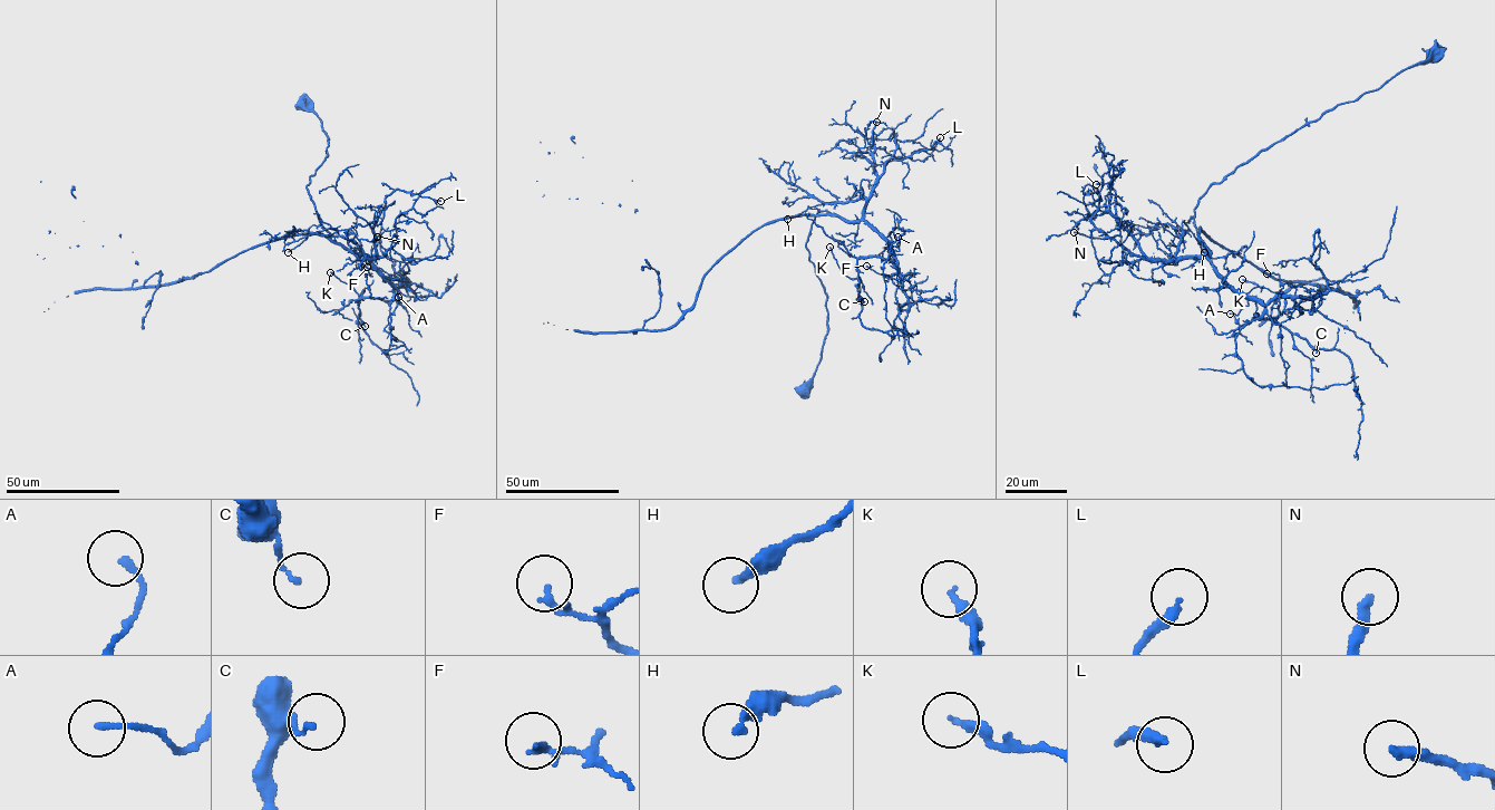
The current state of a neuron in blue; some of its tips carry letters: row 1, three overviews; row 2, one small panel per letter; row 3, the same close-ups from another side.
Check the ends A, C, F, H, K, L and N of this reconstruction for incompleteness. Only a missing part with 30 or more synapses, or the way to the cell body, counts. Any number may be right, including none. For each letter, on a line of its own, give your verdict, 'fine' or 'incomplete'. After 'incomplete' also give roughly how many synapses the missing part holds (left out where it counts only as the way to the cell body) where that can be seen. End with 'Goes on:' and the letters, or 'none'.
A: fine
C: fine
F: fine
H: fine
K: fine
L: fine
N: incomplete | 30 syn
Goes on: N

